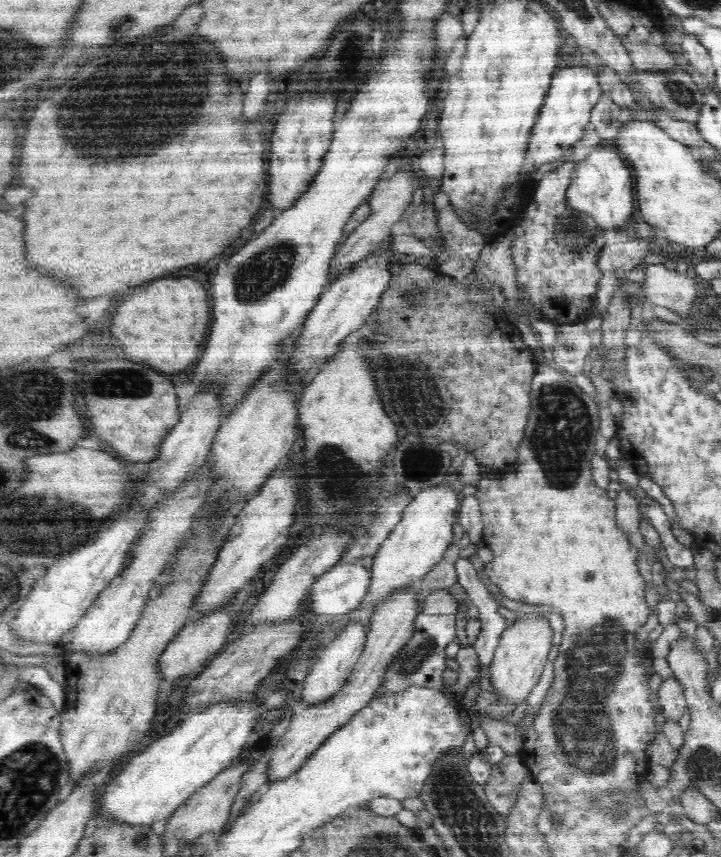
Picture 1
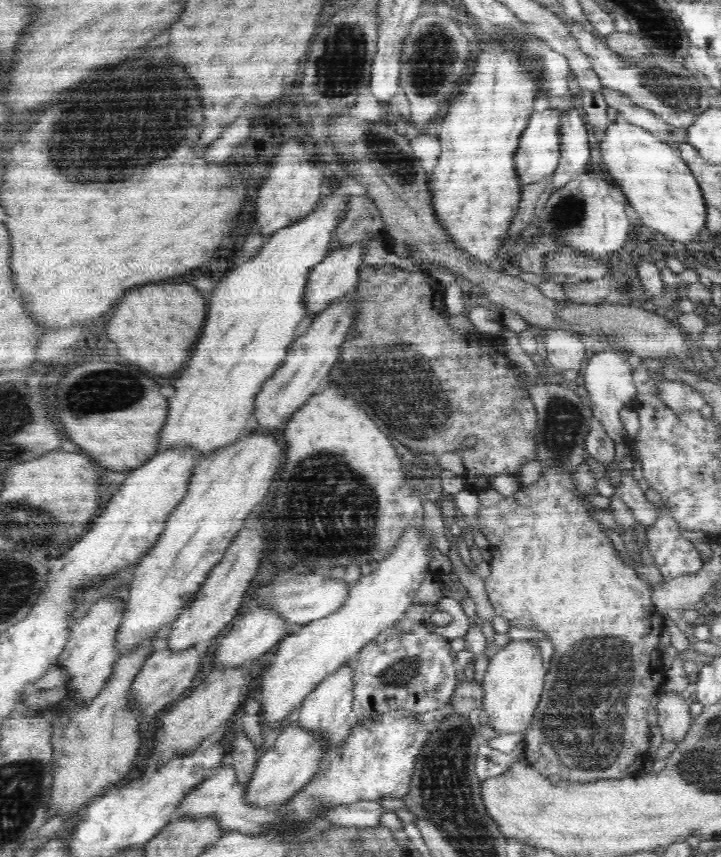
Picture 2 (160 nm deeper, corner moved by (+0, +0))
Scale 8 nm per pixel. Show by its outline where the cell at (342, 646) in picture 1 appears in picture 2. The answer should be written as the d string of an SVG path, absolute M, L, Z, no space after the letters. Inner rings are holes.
M350 660L344 666L338 666L332 674L328 674L322 682L318 682L300 706L297 726L307 727L307 730L314 734L324 734L327 739L326 750L328 752L332 751L334 747L340 746L348 738L348 732L353 726L348 721L348 716L352 712L352 702L354 702L354 671L350 667L352 662L353 660Z

